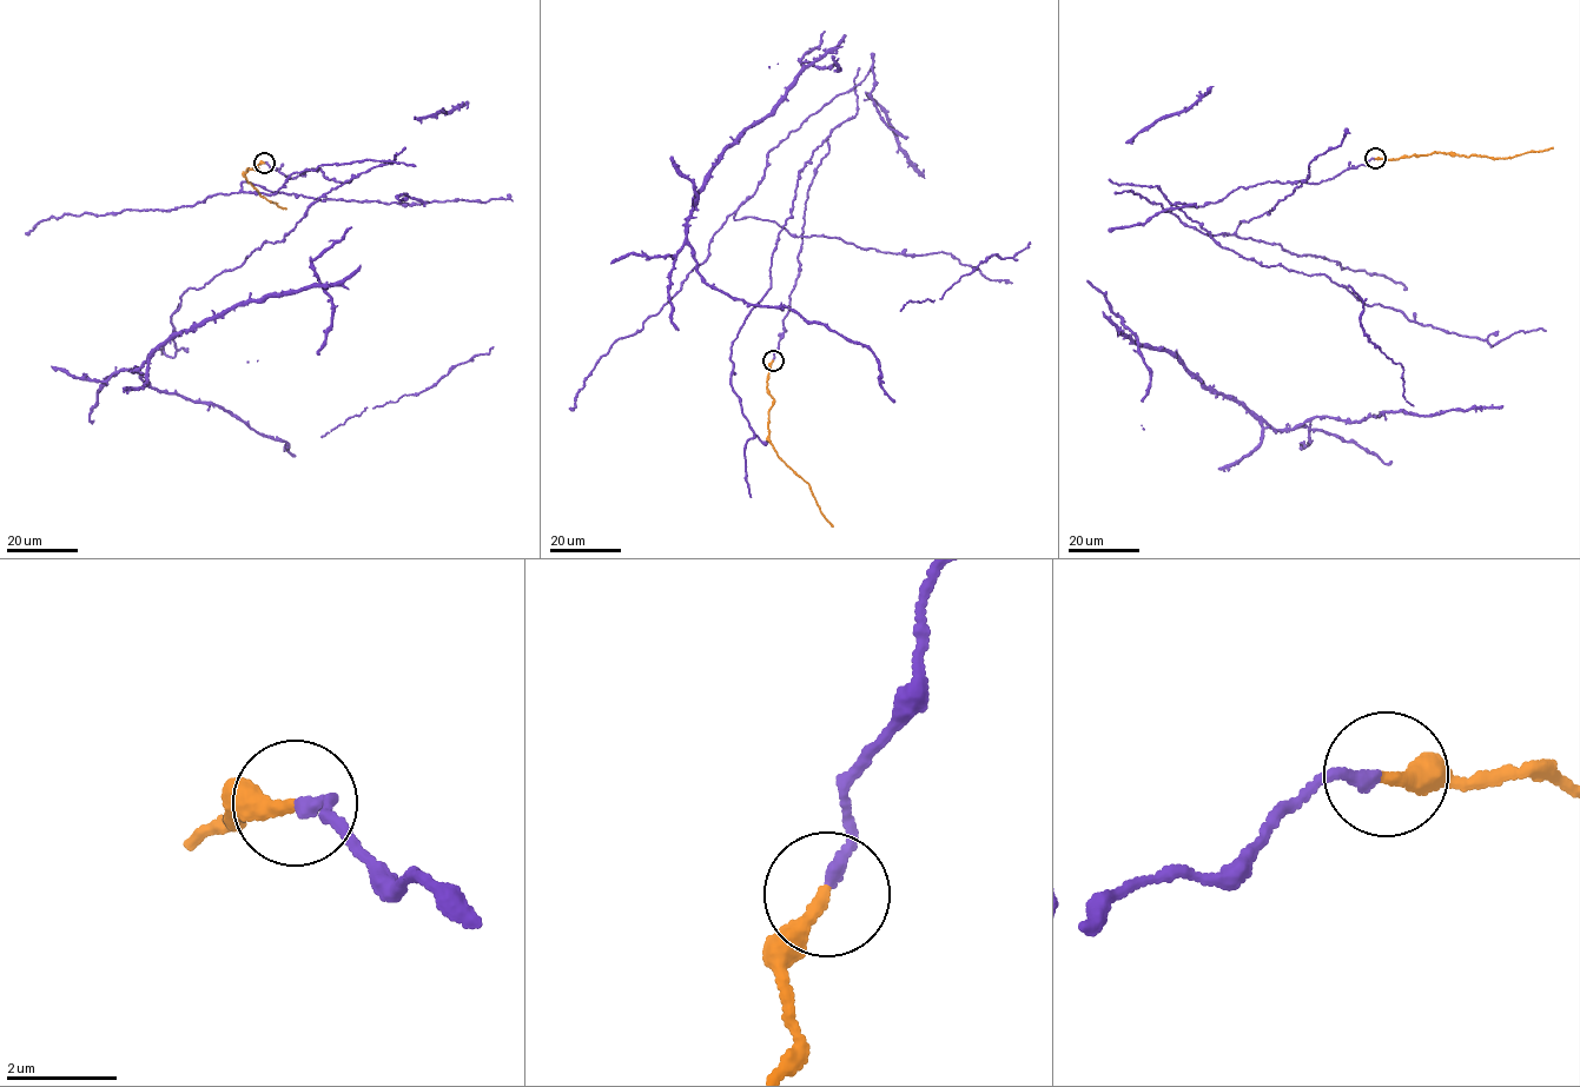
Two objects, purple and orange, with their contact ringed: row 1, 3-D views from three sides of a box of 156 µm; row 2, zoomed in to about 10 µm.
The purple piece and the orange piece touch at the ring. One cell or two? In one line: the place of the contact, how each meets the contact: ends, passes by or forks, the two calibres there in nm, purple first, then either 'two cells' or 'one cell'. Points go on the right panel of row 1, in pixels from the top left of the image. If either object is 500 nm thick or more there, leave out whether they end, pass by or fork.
(1375, 158) | purple ends | orange ends | 240/280 nm | one cell

